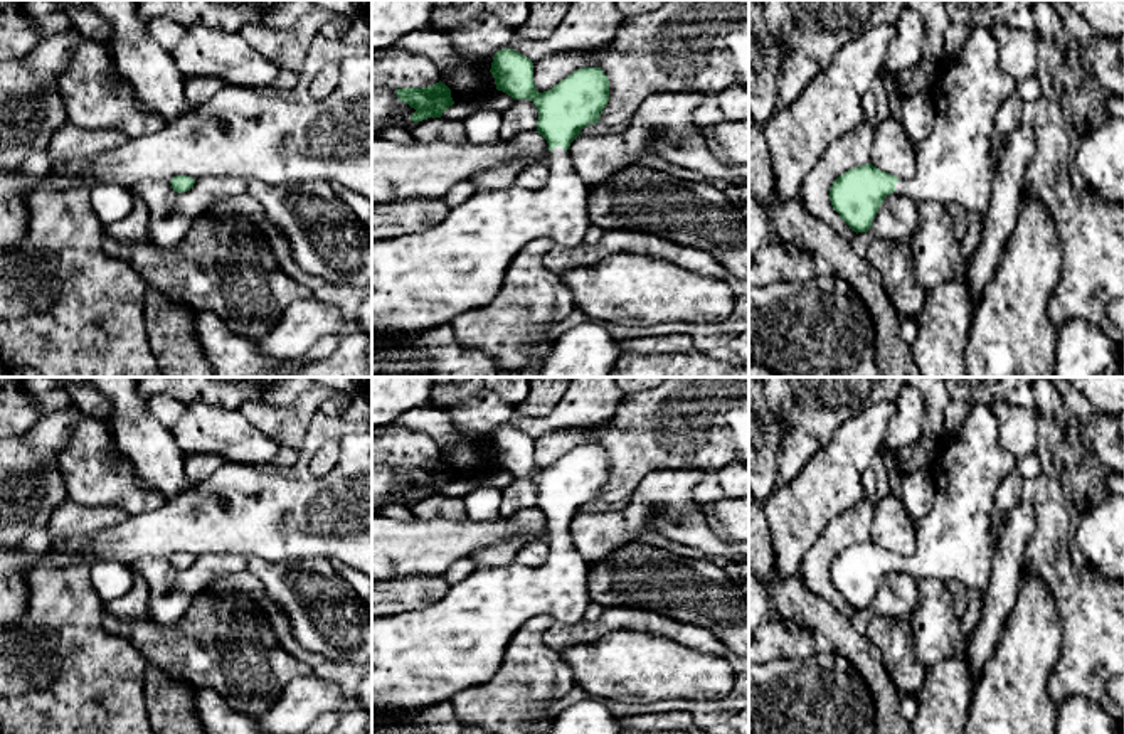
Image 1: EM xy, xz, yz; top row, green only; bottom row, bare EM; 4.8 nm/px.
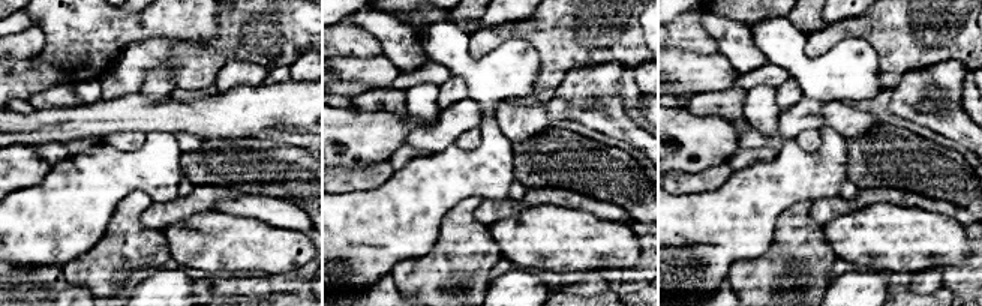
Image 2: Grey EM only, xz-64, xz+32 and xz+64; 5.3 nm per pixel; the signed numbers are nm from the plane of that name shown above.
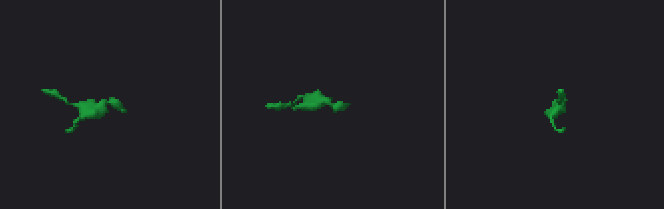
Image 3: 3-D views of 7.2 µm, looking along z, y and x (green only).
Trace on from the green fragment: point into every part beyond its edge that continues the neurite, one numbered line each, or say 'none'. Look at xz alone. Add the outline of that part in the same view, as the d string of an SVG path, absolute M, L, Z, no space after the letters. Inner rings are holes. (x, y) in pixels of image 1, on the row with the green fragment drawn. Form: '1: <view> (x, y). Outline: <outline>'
1: xz (461, 263). Outline: M562 146L550 152L550 177L538 190L512 185L481 189L448 217L426 231L372 239L372 327L407 330L432 303L443 305L443 322L483 308L500 293L513 258L532 241L550 239L577 247L591 226L591 187L581 178Z

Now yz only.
1: yz (953, 165). Outline: M974 29L956 61L937 62L937 81L930 93L932 131L915 145L915 175L910 180L899 180L895 192L907 194L915 202L959 204L968 212L978 212L983 224L996 177L989 148L996 111L1016 93L1016 79L999 66L999 49L991 30Z

